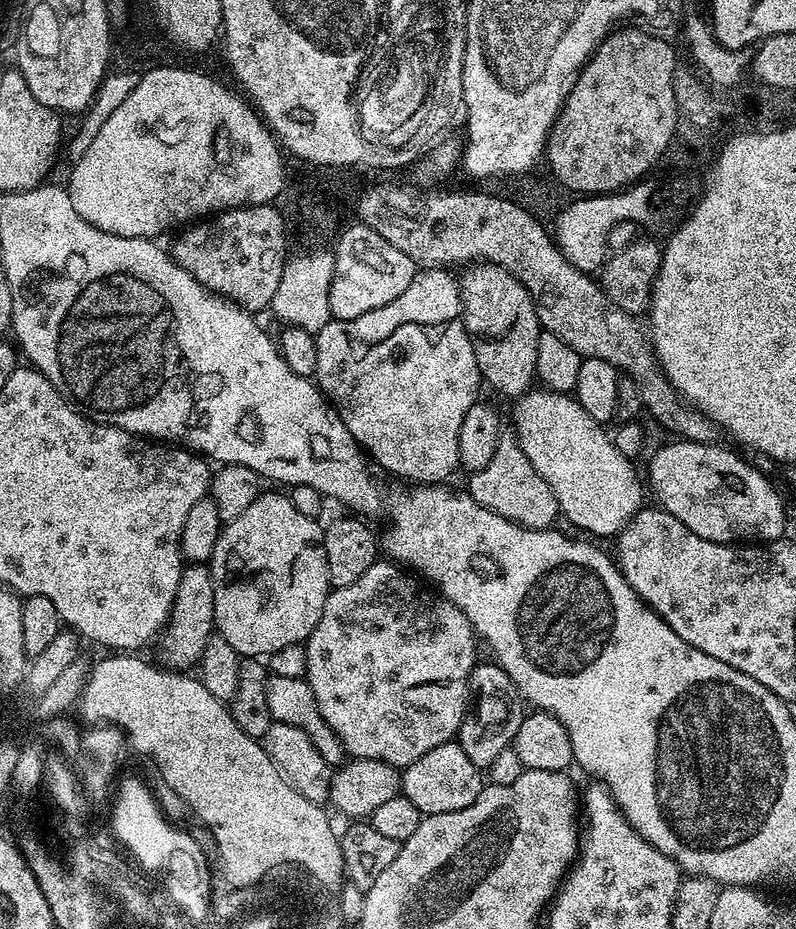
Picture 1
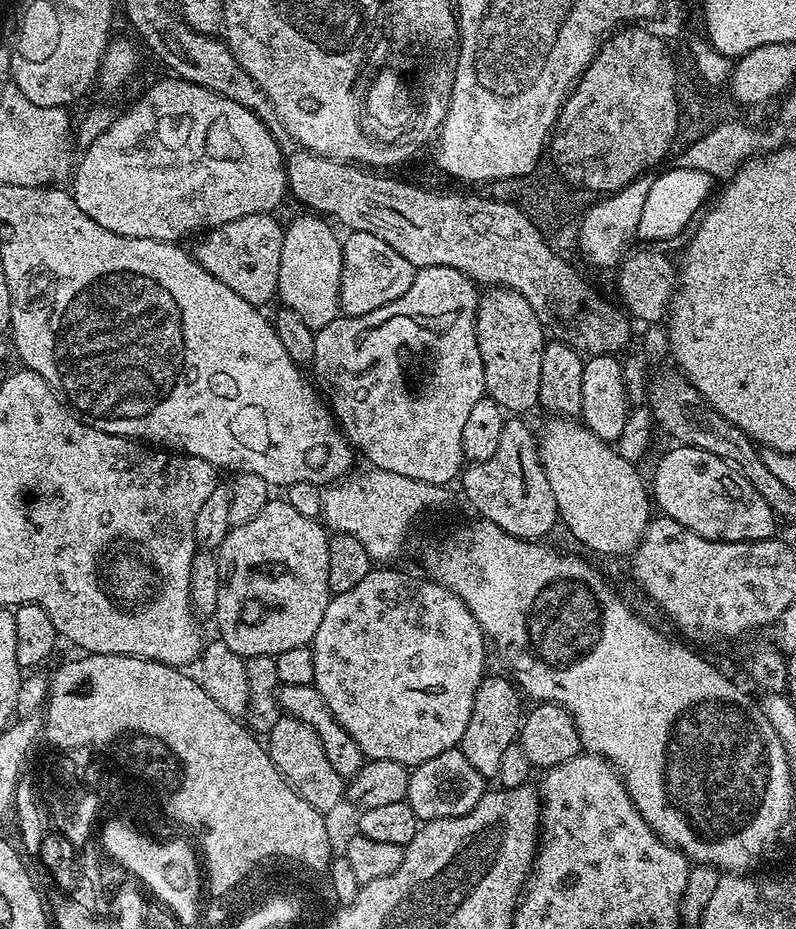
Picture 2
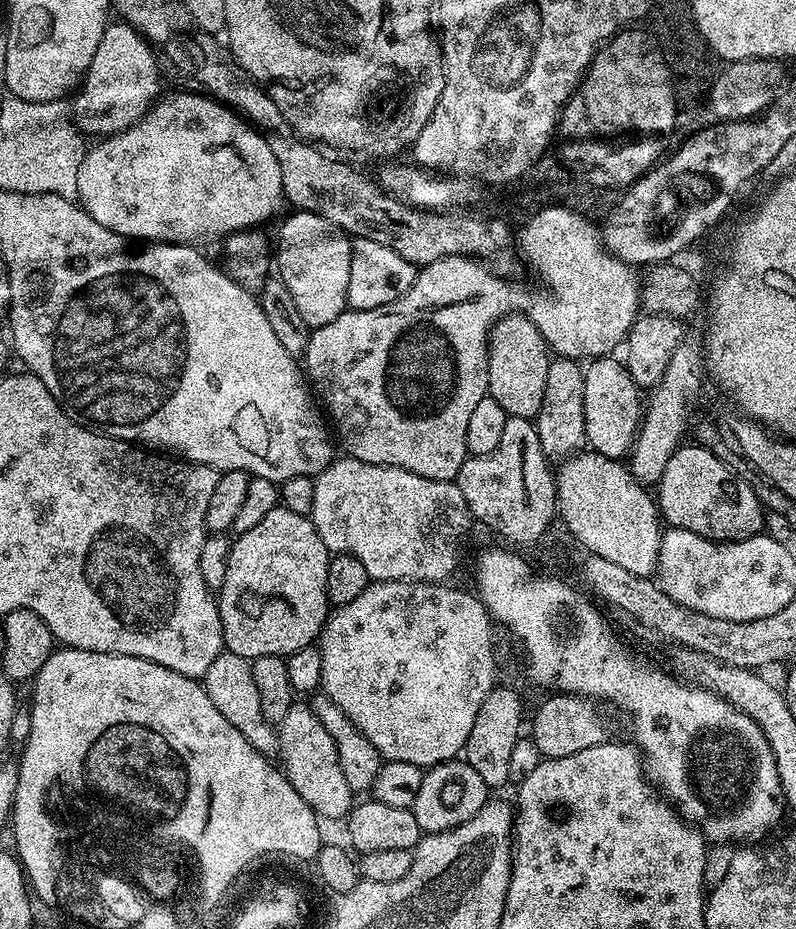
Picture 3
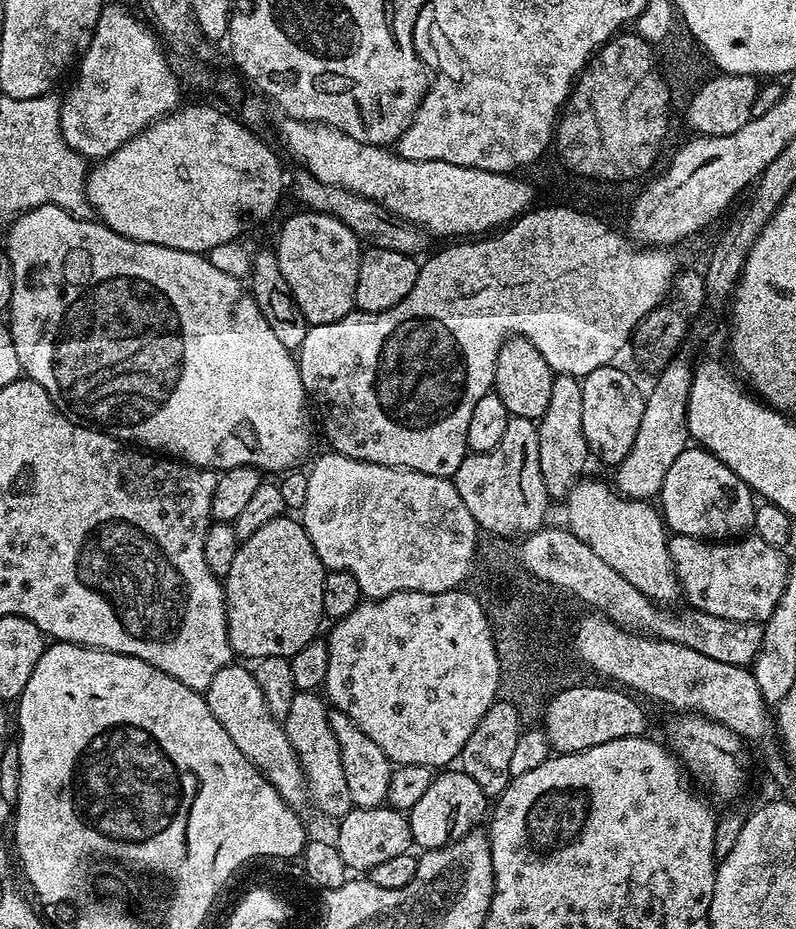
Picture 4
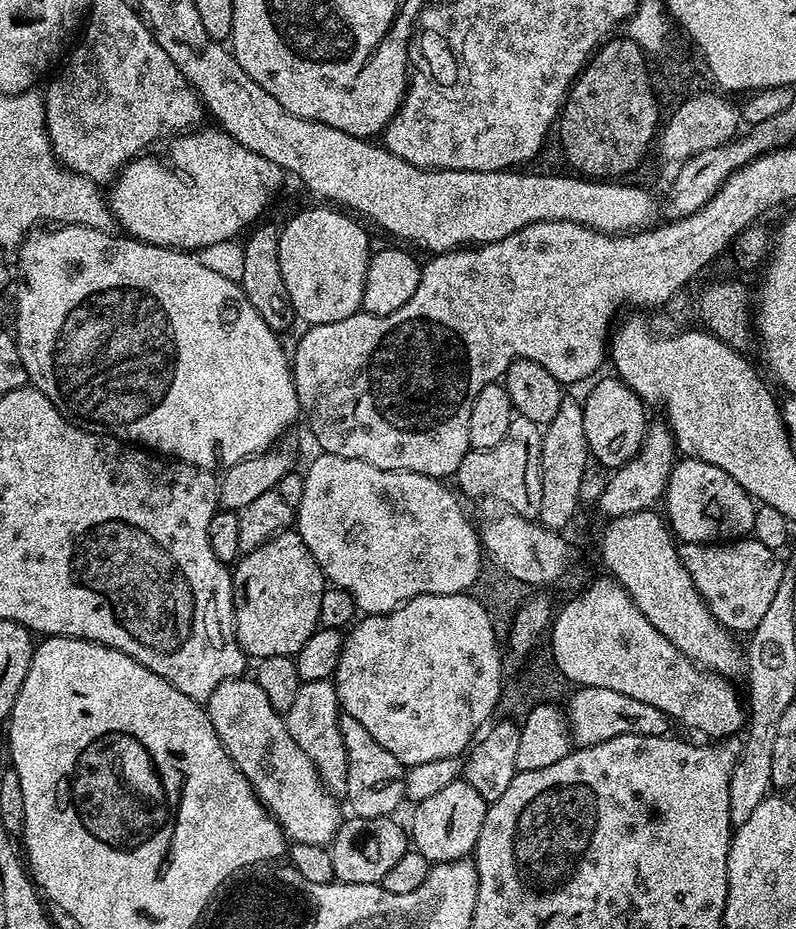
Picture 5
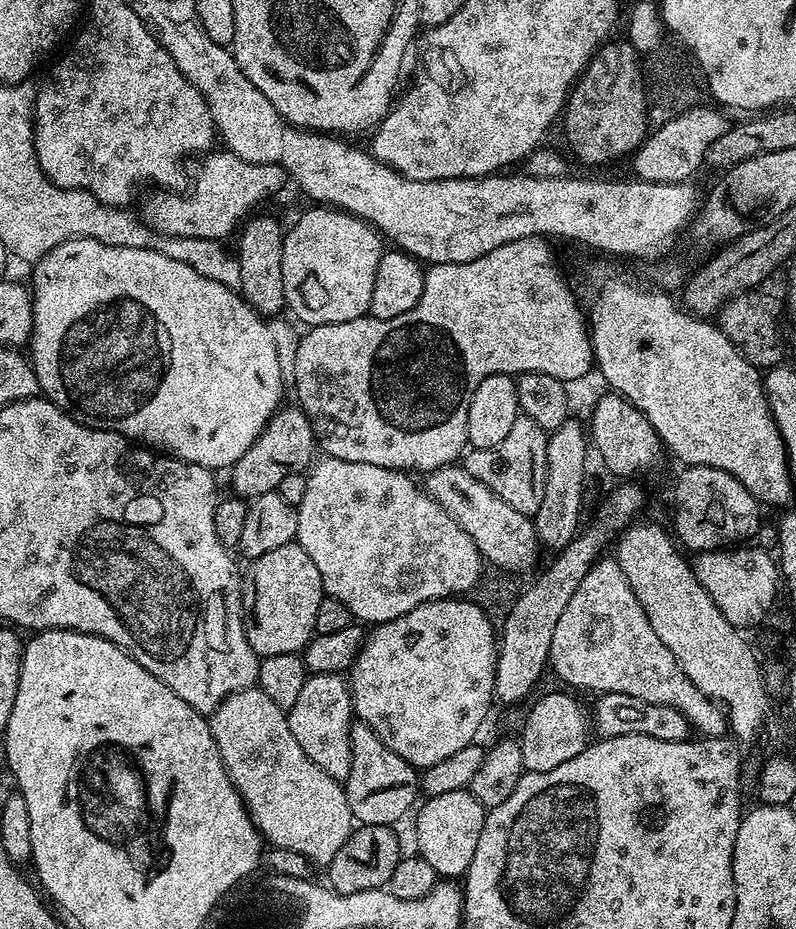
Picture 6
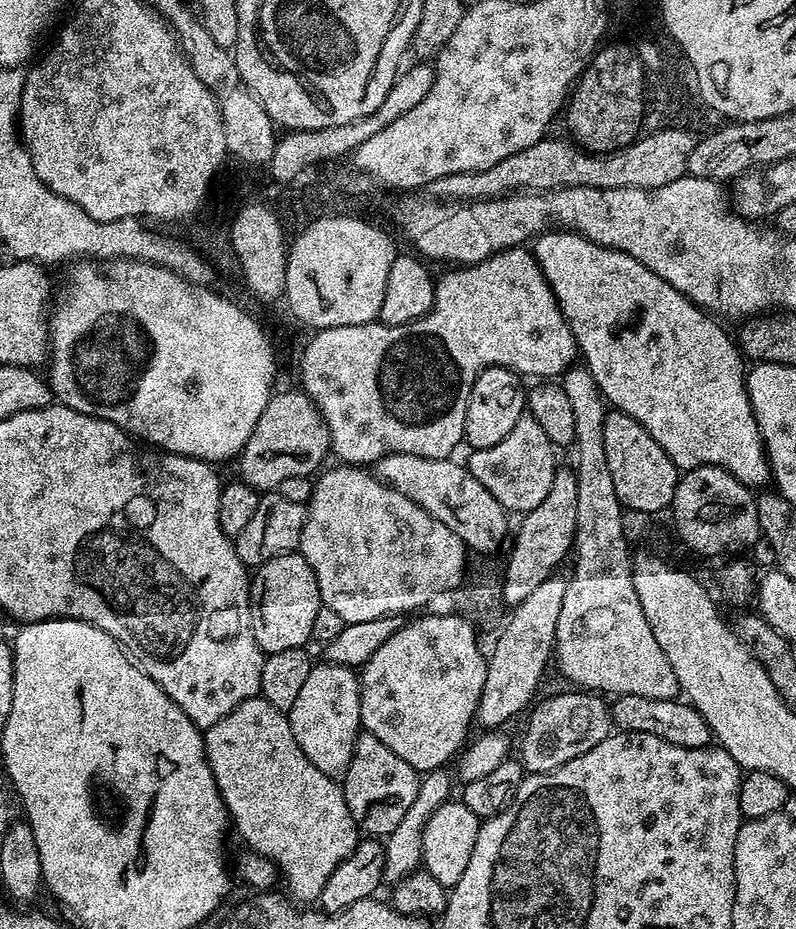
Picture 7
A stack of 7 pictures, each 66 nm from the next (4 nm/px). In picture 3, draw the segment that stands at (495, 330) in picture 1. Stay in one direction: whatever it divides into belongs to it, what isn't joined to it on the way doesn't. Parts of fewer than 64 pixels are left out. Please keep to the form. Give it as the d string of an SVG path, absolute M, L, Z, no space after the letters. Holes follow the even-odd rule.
M511 312L492 325L488 333L488 395L506 410L508 417L532 420L542 410L549 359L549 346L529 316Z

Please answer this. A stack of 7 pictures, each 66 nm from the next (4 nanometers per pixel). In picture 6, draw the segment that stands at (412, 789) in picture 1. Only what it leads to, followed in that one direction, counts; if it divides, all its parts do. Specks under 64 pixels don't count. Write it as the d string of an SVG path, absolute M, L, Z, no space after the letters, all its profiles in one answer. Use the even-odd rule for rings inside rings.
M459 788L450 794L429 796L419 805L416 816L415 851L430 866L434 866L437 877L460 878L467 872L474 850L478 850L478 838L482 838L482 826L486 809L472 796L471 791Z

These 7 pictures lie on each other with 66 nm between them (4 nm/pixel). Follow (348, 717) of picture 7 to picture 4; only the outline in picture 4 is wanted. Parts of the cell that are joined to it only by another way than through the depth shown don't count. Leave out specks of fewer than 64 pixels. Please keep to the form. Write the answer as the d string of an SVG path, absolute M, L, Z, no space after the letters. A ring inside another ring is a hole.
M319 691L298 692L294 694L294 703L282 721L286 738L294 746L294 754L304 771L307 795L324 816L339 818L350 814L354 806L350 790L346 783L346 774L342 771L342 754L334 730L330 730L329 705Z

